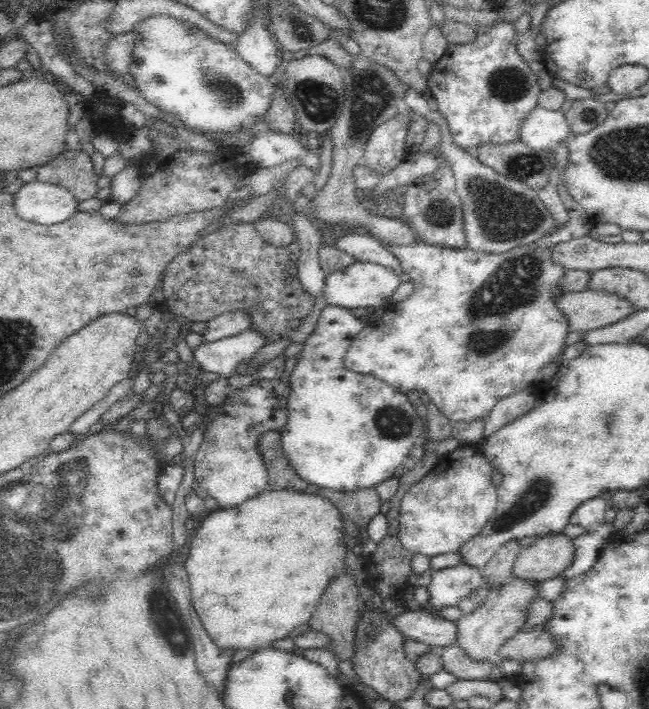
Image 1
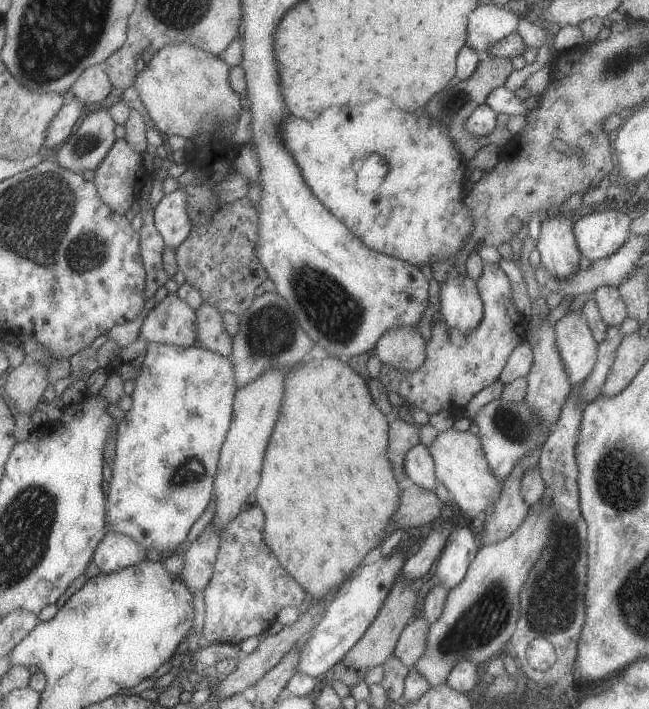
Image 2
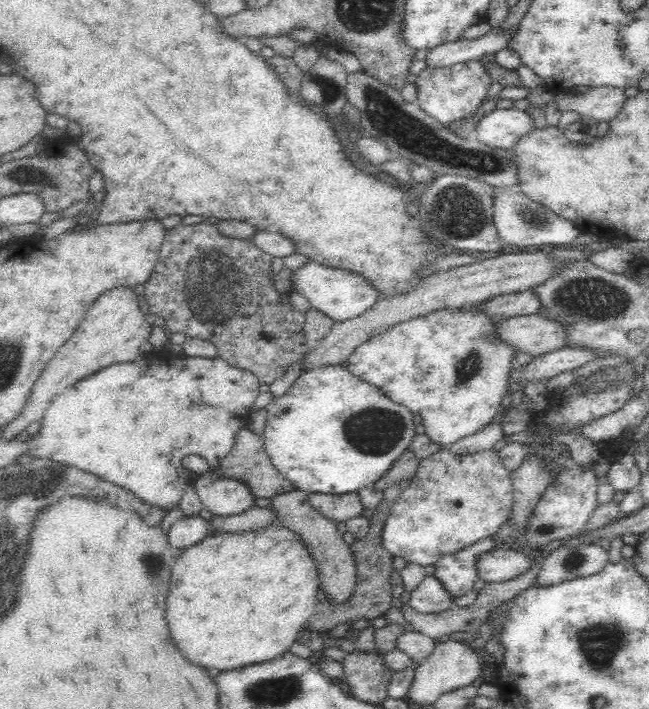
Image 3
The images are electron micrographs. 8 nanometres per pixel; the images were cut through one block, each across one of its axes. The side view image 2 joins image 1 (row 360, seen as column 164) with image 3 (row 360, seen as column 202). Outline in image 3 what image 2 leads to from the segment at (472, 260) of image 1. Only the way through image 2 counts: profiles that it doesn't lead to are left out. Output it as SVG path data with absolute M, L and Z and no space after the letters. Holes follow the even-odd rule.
M479 306L468 308L444 308L428 312L376 334L362 342L348 360L345 367L363 382L378 387L392 402L402 404L422 416L425 434L432 442L447 448L450 444L476 434L482 426L492 422L498 407L508 401L511 389L509 376L516 367L514 357L517 350L511 344L495 336L497 324L506 318L493 320Z

